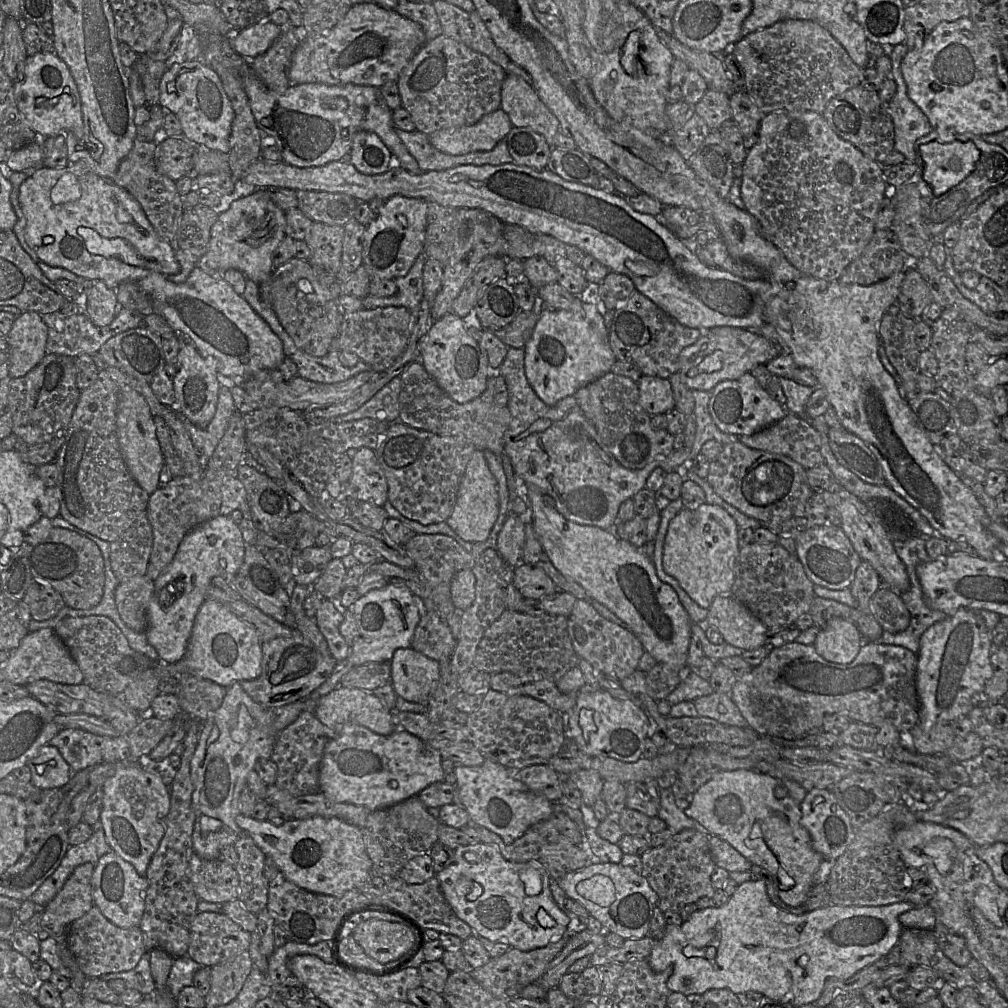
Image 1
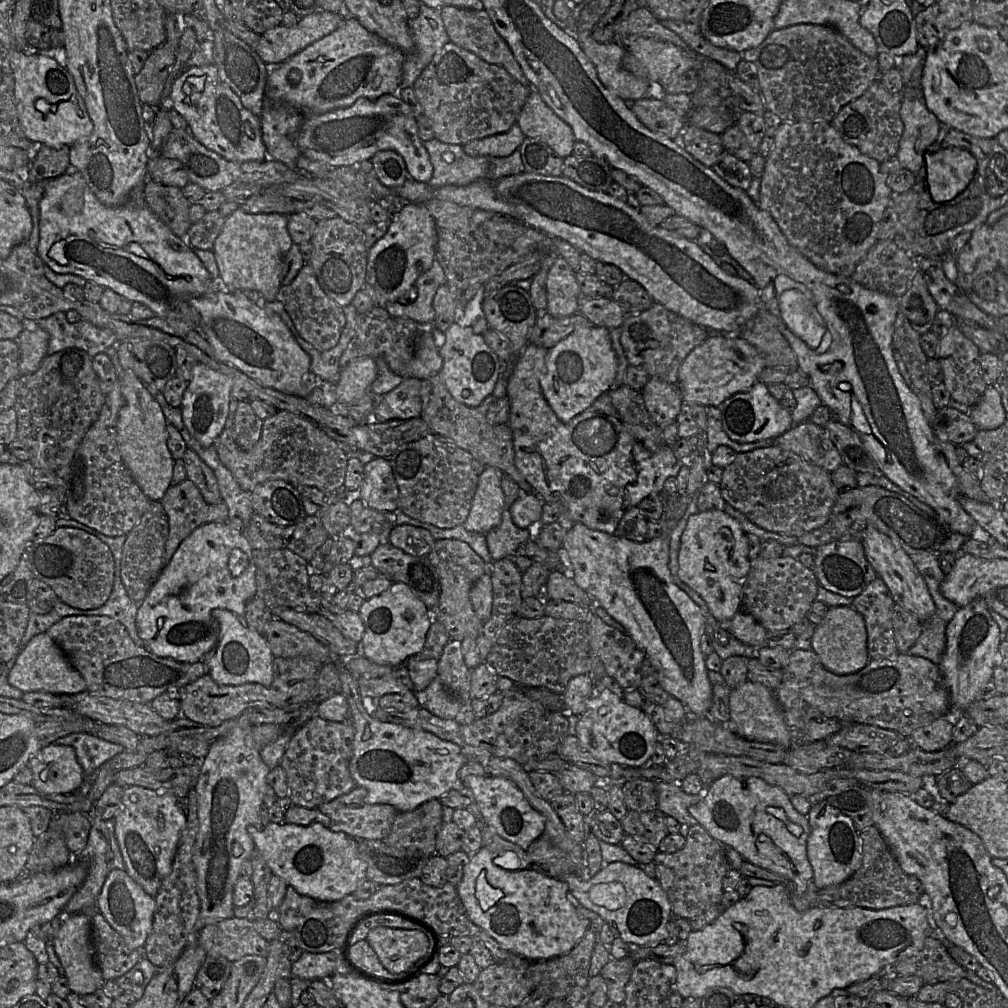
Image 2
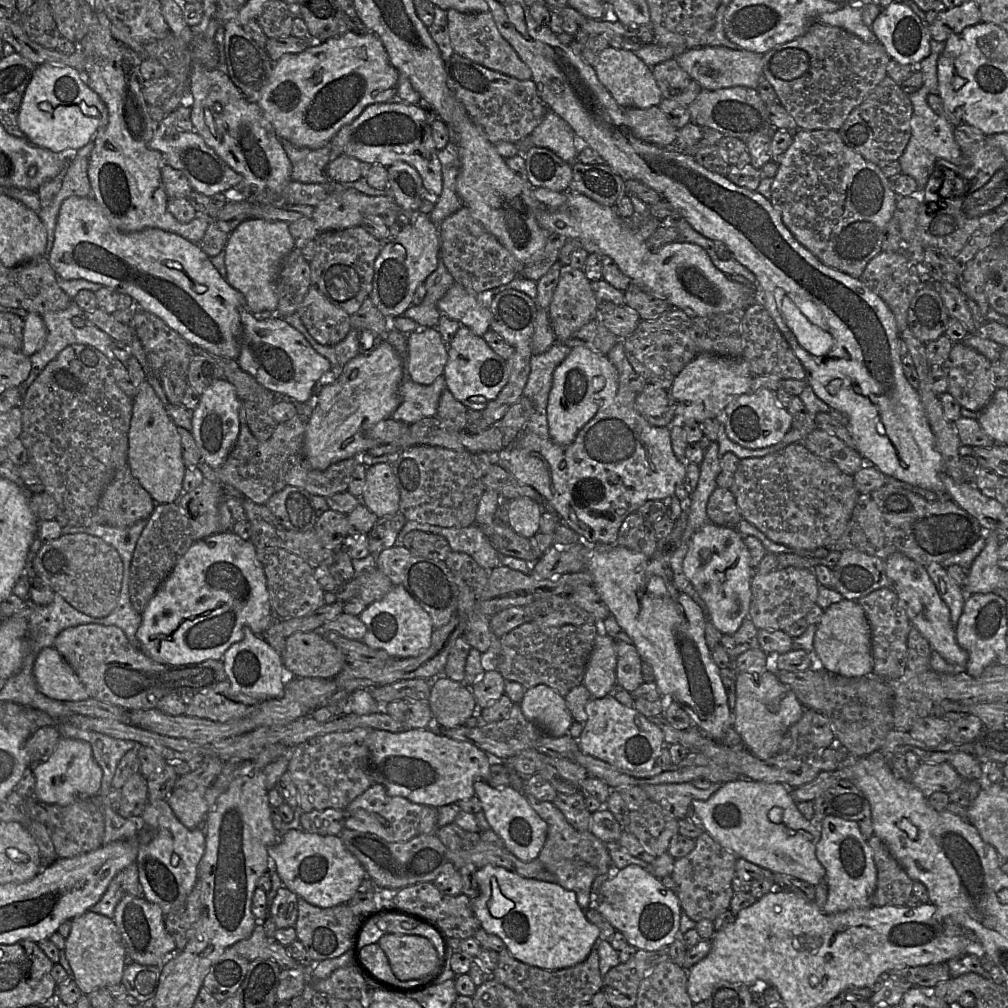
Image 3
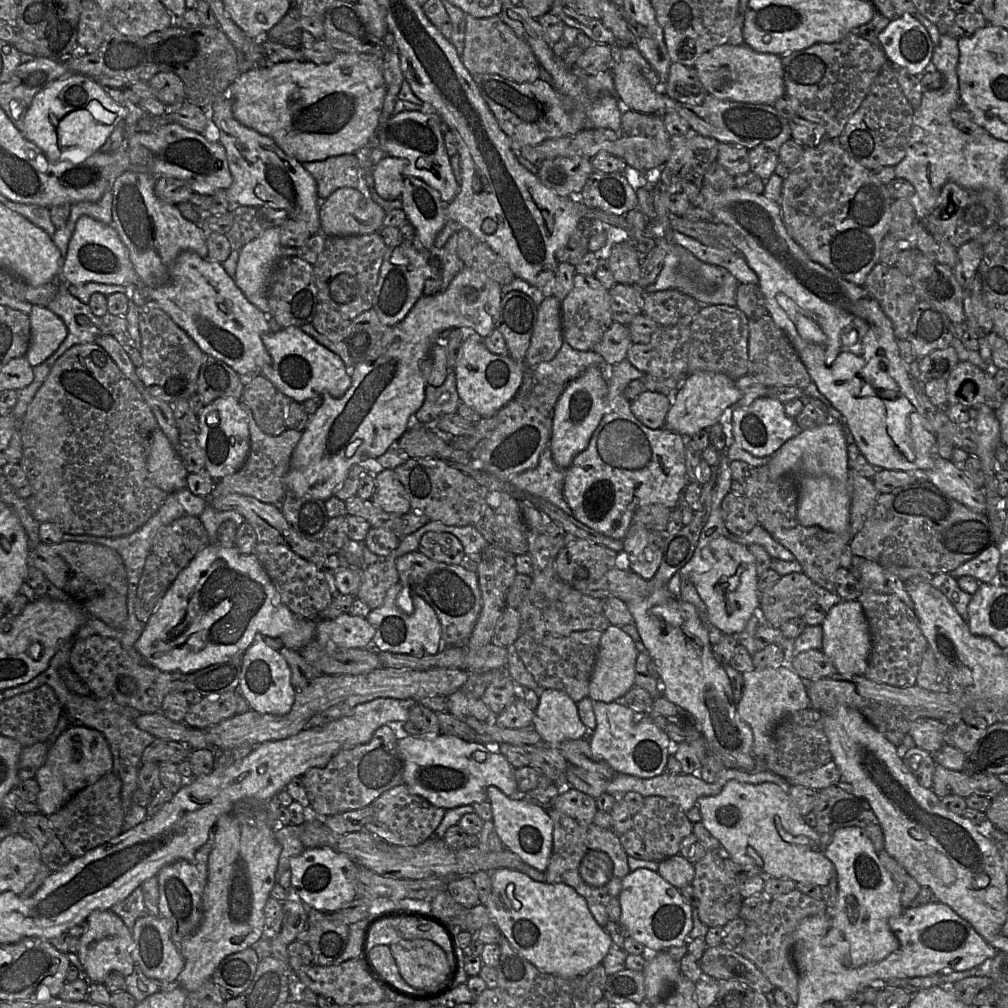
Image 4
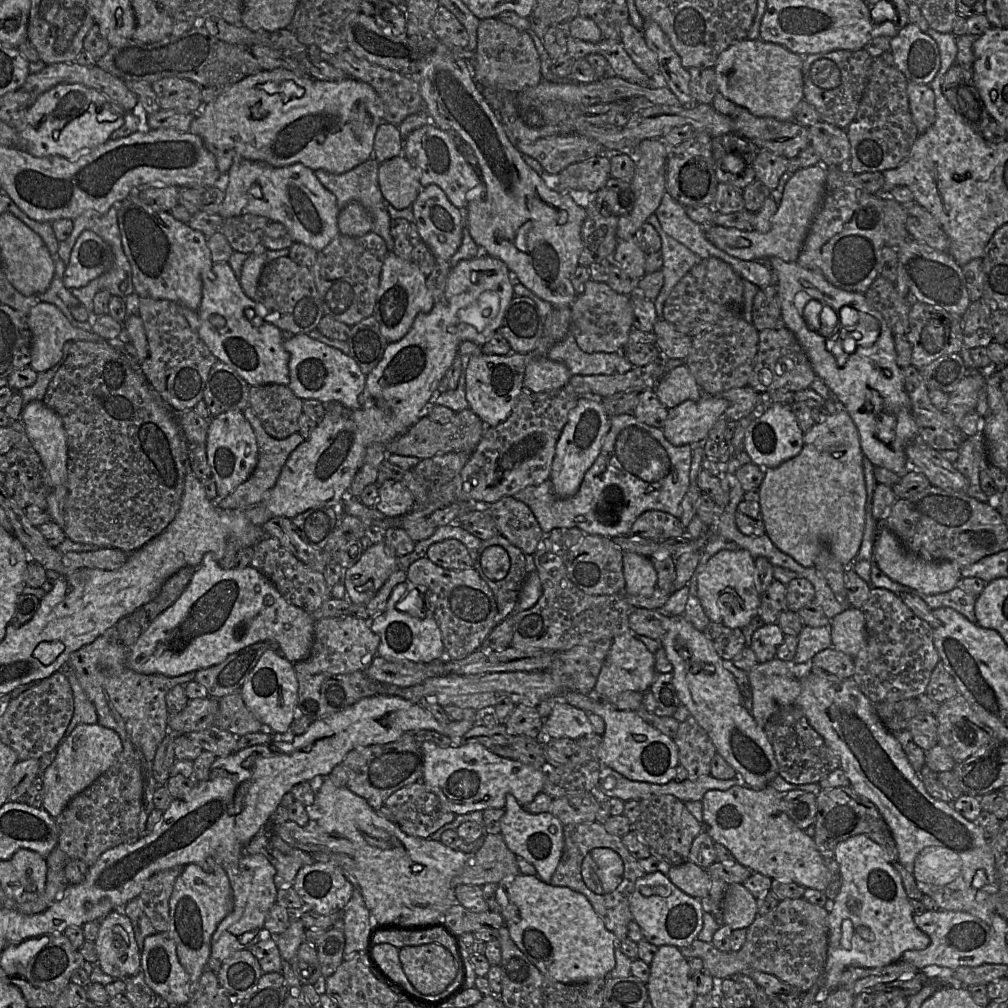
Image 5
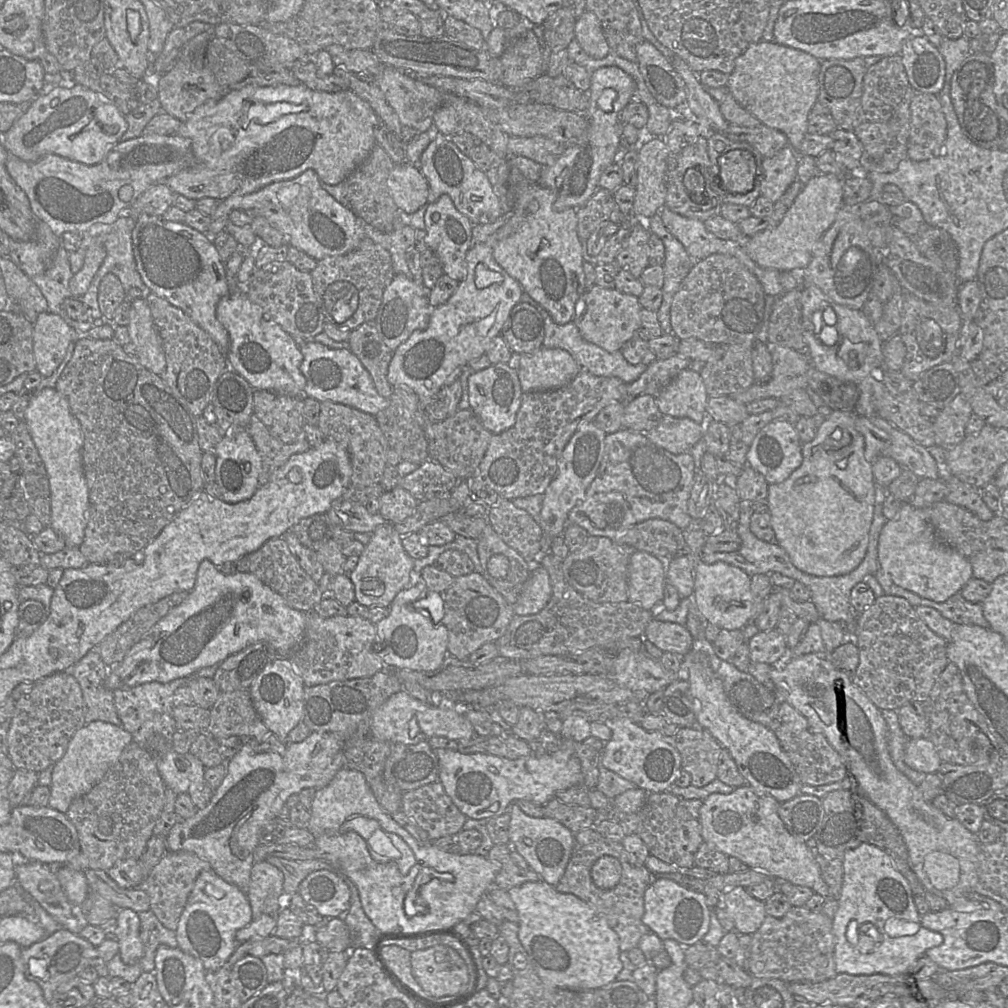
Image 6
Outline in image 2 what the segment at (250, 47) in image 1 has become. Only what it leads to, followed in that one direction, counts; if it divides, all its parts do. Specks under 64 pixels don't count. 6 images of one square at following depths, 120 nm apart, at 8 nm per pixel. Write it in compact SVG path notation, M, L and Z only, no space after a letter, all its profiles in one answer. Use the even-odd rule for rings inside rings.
M322 11L299 18L298 23L292 27L280 24L260 36L255 50L267 65L279 65L332 33L345 18L337 13Z

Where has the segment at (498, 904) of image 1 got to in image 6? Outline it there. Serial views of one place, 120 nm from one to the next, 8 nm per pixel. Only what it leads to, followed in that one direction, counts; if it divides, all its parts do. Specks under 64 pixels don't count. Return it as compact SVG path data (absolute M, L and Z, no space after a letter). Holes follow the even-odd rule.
M538 881L538 882L526 882L520 886L515 886L508 890L508 894L511 897L512 901L514 902L518 915L518 937L523 945L524 949L526 950L533 967L537 971L538 975L547 981L552 986L556 986L559 988L566 988L570 990L596 990L600 989L611 982L616 981L617 974L622 970L622 962L619 958L620 948L619 948L619 937L617 933L609 926L607 919L598 912L595 907L587 902L581 900L580 898L576 897L573 894L568 893L560 893L558 892L555 887L549 885L545 881Z

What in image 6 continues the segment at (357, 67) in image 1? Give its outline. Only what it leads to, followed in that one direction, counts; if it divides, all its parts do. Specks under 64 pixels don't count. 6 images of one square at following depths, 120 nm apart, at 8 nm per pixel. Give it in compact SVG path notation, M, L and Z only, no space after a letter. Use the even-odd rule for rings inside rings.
M302 83L297 86L248 85L241 89L229 90L221 98L198 107L187 120L182 122L177 134L191 139L194 164L168 178L165 184L167 184L176 194L181 194L196 201L203 198L213 198L221 201L232 195L250 194L271 183L293 179L307 169L314 170L321 183L336 185L351 174L368 157L376 145L374 125L377 122L377 117L375 111L366 101L362 100L349 90L334 92L316 91L308 88Z

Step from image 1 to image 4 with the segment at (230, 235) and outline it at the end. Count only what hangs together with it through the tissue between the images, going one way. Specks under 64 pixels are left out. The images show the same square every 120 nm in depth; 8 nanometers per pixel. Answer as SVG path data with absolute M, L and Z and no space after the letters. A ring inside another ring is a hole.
M279 227L268 228L239 250L234 281L246 298L269 314L268 283L283 246Z

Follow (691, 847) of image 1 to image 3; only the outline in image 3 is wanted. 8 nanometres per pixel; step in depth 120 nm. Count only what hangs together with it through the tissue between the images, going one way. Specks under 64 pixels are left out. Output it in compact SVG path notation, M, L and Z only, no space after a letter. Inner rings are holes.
M704 831L695 839L694 849L686 856L675 859L671 878L676 883L676 894L682 910L691 920L714 921L718 915L729 910L730 901L735 893L732 879L736 871L737 856L721 846Z

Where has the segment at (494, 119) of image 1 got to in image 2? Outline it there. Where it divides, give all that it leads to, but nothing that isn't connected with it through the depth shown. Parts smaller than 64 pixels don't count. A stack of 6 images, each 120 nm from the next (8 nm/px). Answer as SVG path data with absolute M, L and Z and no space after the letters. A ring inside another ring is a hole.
M516 123L505 133L470 141L462 148L470 156L507 157L519 149L524 138Z

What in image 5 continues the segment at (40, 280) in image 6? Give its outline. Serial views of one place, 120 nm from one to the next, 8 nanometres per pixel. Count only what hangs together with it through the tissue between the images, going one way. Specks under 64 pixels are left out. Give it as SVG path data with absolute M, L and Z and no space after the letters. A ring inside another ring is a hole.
M55 257L55 275L49 288L42 294L37 295L41 302L53 304L58 307L67 317L70 323L85 331L92 331L93 325L97 320L95 312L89 312L89 319L86 322L80 322L72 315L72 308L81 304L81 302L66 288L64 284L64 272L66 265L60 257Z

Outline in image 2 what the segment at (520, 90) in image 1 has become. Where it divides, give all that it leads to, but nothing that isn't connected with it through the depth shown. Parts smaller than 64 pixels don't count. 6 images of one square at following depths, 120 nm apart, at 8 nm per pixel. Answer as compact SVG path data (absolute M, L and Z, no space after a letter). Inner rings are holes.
M531 88L516 123L524 137L544 142L562 159L573 154L576 139L572 128L546 105L536 89Z

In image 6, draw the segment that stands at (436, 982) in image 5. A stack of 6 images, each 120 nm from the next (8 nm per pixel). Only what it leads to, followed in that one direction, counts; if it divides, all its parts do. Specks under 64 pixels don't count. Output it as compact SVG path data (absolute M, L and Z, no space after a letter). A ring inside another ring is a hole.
M436 945L424 950L411 952L412 974L428 995L438 1001L450 1001L469 993L473 985L473 974L467 958L454 949Z

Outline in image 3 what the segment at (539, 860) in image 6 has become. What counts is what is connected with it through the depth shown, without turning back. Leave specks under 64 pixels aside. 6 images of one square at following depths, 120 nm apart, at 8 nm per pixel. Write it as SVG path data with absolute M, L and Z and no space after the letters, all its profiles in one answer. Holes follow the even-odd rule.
M476 781L473 786L487 822L506 848L523 862L538 858L547 839L547 823L531 807L526 795L513 786L497 788L486 781Z

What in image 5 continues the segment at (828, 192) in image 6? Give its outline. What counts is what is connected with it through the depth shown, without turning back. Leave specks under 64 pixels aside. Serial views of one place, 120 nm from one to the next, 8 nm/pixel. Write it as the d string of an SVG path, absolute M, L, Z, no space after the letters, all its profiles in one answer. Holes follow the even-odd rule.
M822 164L800 168L796 171L785 185L777 212L772 217L771 229L768 232L744 231L714 224L705 228L707 239L719 249L742 260L768 261L771 258L780 258L785 262L796 262L811 222L821 205L826 177L827 167Z

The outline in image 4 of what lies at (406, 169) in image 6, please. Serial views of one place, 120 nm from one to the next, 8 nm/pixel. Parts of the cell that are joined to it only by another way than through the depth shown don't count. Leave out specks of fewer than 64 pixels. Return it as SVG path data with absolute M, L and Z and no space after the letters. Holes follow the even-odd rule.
M383 157L372 169L374 188L386 200L400 199L404 186L404 167L407 159Z

